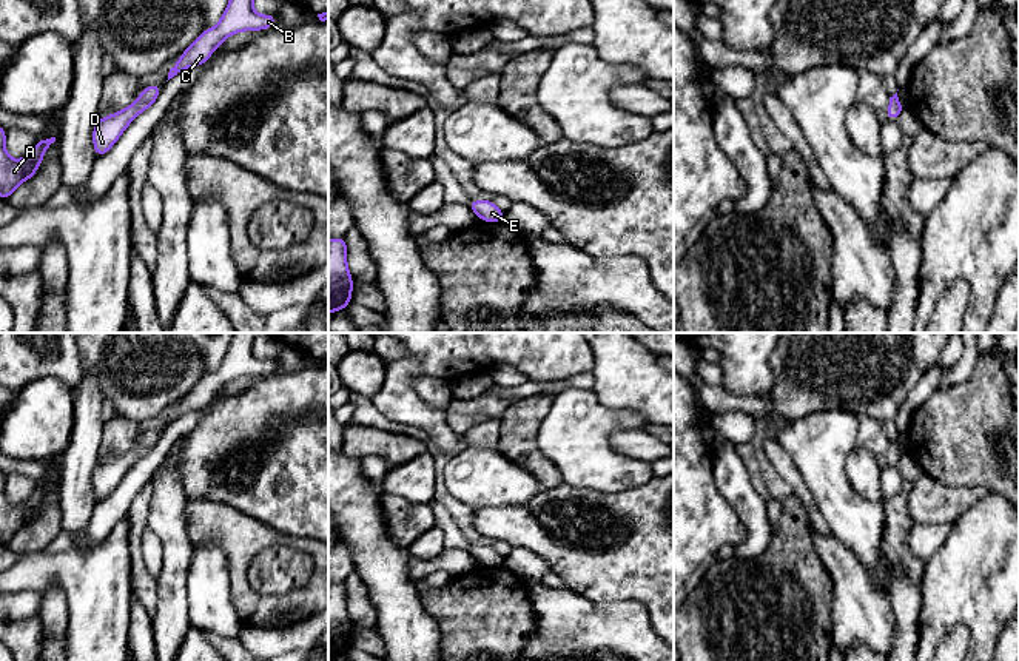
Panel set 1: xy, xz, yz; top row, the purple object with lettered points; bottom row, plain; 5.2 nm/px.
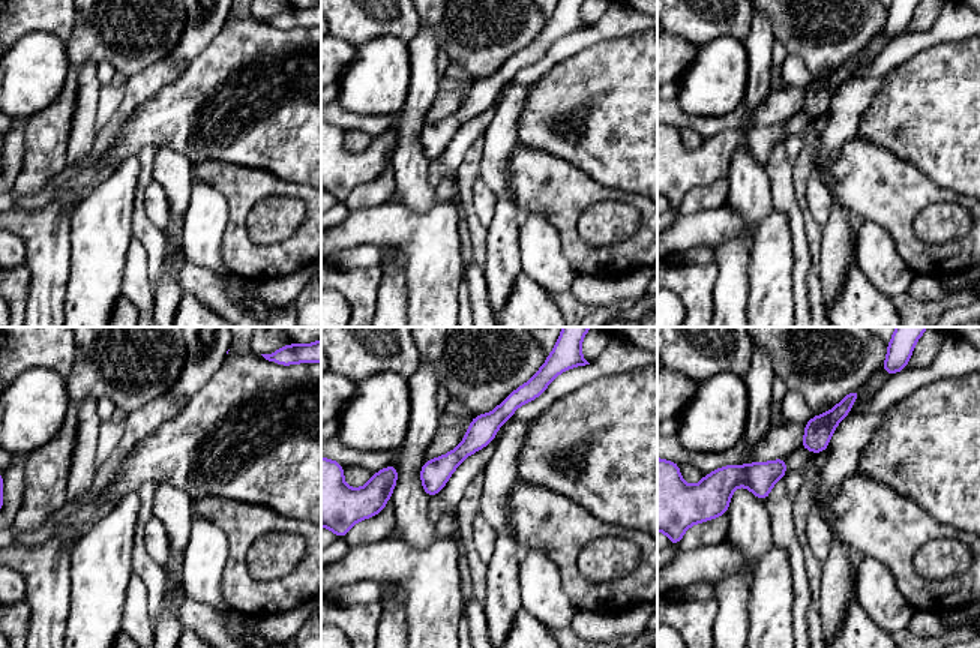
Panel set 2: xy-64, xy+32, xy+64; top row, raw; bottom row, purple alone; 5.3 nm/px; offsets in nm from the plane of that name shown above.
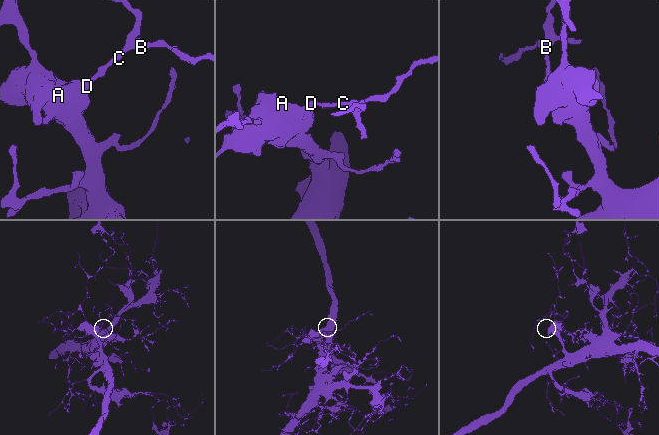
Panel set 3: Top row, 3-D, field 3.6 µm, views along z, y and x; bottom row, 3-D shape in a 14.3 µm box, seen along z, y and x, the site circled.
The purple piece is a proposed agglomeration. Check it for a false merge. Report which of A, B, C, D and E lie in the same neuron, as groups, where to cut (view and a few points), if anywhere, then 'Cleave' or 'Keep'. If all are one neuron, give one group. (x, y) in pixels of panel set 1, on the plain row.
Groups: A B C D E. No split. Keep

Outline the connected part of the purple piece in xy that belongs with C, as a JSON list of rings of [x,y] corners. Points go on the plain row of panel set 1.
[[[234,333],[220,367],[203,376],[197,385],[182,398],[182,402],[170,414],[168,425],[190,411],[203,410],[227,382],[239,376],[268,374],[276,370],[274,359],[259,361],[253,356],[253,341],[256,336],[257,333]]]

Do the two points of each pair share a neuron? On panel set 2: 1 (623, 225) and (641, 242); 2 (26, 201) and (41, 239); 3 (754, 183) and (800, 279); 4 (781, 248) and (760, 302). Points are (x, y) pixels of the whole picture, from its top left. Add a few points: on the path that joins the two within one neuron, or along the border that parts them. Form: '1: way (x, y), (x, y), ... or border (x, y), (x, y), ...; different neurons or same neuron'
1: border (637, 207), (640, 227), (629, 237), (601, 246); different neurons
2: border (47, 201), (35, 209), (15, 207); different neurons
3: border (766, 173), (770, 182), (773, 207); different neurons
4: way (772, 261), (770, 288); same neuron

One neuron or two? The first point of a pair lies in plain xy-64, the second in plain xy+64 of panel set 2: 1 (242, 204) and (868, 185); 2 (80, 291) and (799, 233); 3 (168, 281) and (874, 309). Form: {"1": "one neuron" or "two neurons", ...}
{"1": "one neuron", "2": "two neurons", "3": "two neurons"}

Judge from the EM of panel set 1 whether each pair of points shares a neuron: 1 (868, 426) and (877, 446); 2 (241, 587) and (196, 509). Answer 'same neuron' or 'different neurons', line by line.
1: same neuron
2: same neuron

